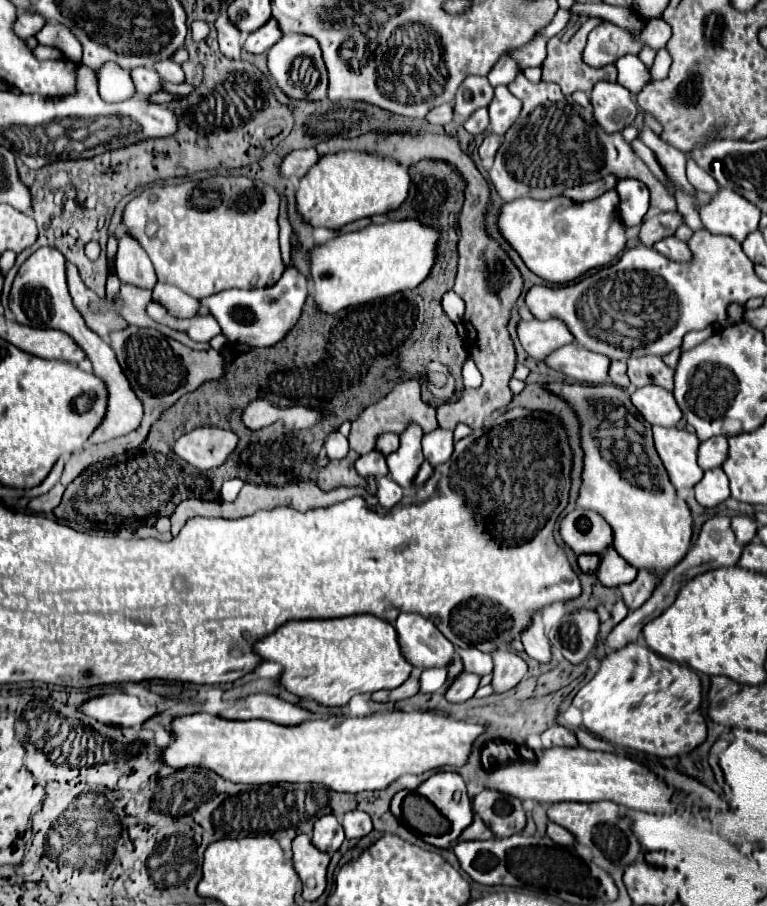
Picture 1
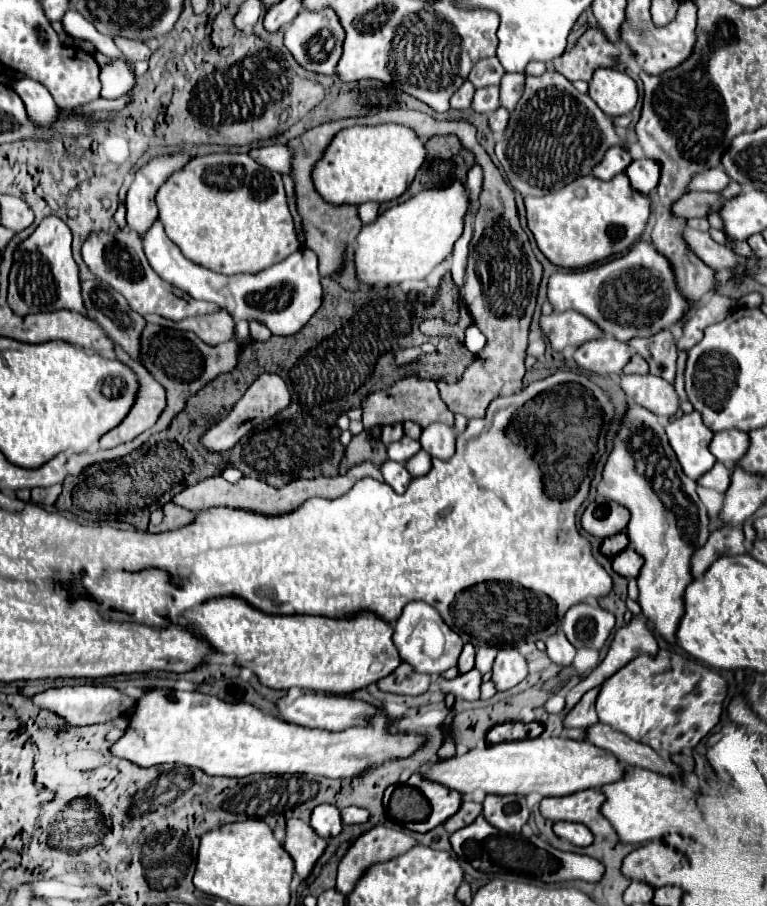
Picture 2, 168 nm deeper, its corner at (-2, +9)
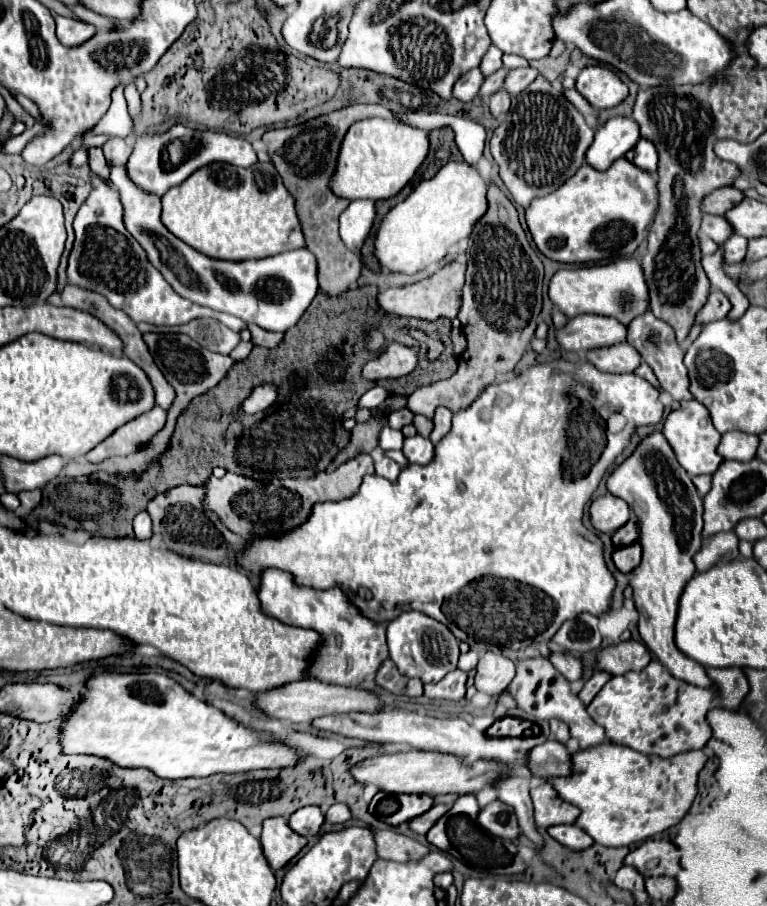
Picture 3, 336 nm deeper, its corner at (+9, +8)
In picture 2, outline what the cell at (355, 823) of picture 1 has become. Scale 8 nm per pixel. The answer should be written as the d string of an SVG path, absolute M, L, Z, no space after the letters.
M347 806L341 810L341 820L345 824L361 824L361 822L369 820L369 812L359 806Z

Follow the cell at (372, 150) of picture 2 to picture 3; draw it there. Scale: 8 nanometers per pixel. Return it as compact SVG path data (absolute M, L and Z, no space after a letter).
M364 119L344 135L336 169L328 183L330 191L344 199L388 199L394 197L416 173L428 155L428 131L386 119Z

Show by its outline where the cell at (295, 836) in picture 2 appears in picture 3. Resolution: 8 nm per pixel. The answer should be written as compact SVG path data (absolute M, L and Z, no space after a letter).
M272 817L264 821L264 831L260 837L264 855L274 871L286 867L292 857L296 857L308 843L306 837L294 833L284 817Z

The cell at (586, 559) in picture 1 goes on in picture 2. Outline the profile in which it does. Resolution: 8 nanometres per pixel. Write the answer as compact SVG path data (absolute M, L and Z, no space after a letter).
M621 532L621 534L615 534L615 536L607 538L607 540L603 542L601 550L603 550L603 554L605 554L605 556L613 558L617 552L625 550L627 546L629 546L629 538L627 538L627 534L625 534L625 532Z

